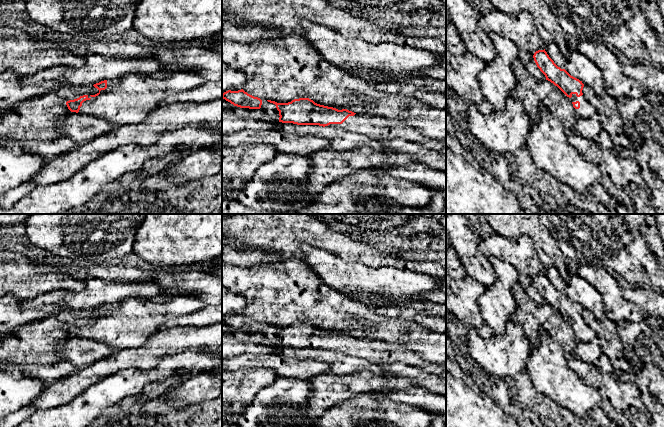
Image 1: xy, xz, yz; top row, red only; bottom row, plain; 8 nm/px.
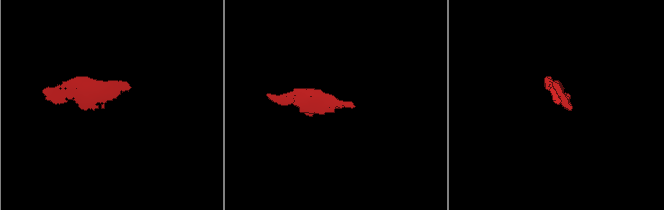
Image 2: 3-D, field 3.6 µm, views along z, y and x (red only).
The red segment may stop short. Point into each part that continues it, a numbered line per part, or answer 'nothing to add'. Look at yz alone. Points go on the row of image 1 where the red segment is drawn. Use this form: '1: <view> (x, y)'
1: yz (587, 110)

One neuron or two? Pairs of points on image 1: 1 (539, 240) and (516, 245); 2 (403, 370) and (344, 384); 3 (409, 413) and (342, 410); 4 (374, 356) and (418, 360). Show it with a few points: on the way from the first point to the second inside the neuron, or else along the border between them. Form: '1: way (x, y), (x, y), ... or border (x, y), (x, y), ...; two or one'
1: border (510, 237), (528, 236), (542, 263); two
2: way (391, 382), (359, 382); one
3: way (392, 415), (359, 415); one
4: way (385, 358), (407, 357); one

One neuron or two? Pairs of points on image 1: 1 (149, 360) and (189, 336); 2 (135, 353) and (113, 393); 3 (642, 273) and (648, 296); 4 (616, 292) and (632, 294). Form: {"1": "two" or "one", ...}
{"1": "one", "2": "two", "3": "two", "4": "two"}

